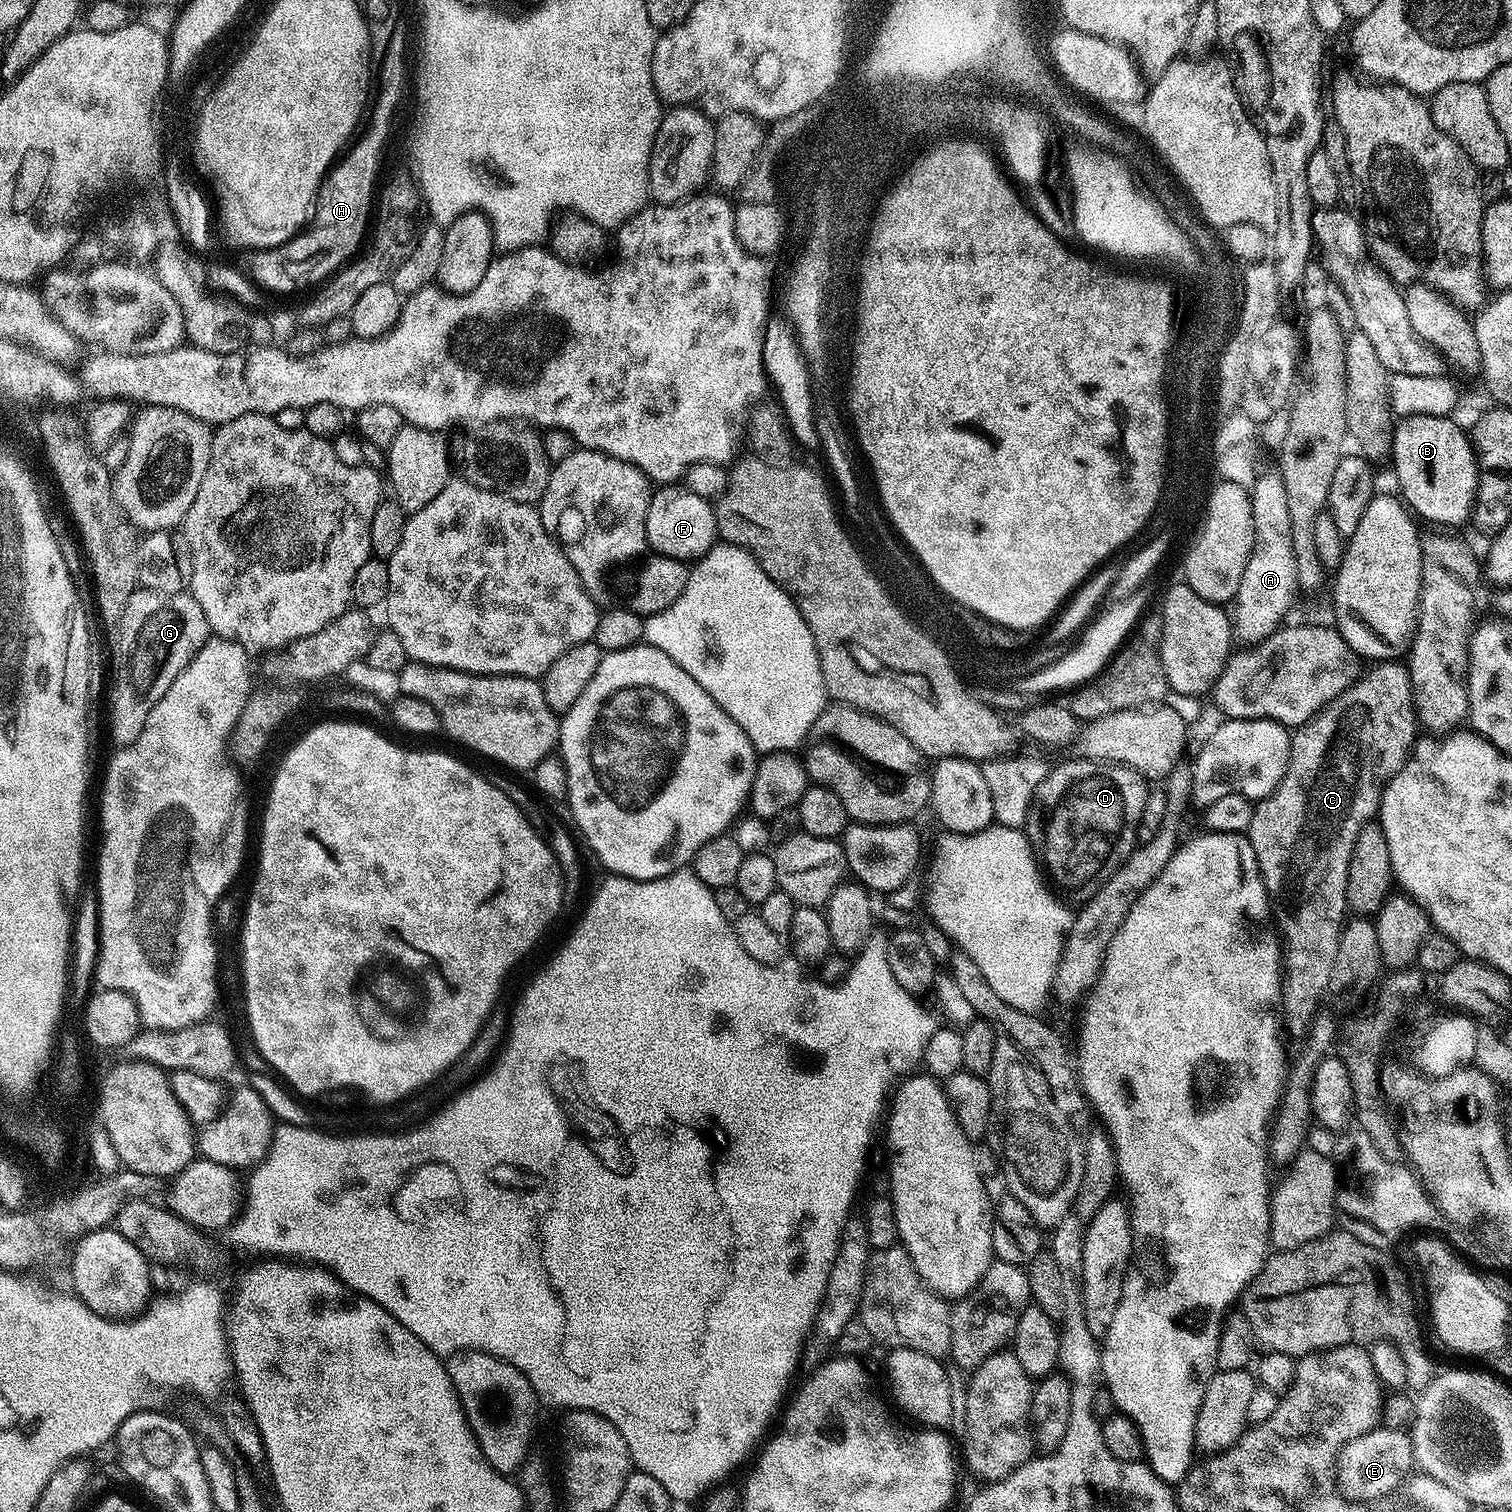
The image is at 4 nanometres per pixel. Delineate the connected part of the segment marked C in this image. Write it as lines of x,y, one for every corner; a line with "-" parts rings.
1380,662
1372,669
1365,671
1360,679
1352,687
1345,690
1337,700
1327,704
1313,720
1307,724
1301,724
1299,728
1291,733
1292,745
1290,746
1290,758
1286,766
1286,774
1282,782
1269,796
1256,804
1254,818
1250,818
1250,826
1247,837
1252,843
1252,849
1256,855
1256,861
1260,867
1260,877
1264,880
1264,888
1268,891
1268,899
1272,909
1272,919
1279,935
1282,937
1282,979
1284,981
1284,1003
1282,1005
1282,1016
1286,1021
1286,1028
1296,1035
1303,1037
1317,1009
1321,1007
1324,992
1329,991
1328,983
1334,970
1334,954
1338,954
1338,942
1340,941
1340,930
1345,923
1346,909
1348,908
1348,867
1350,866
1350,854
1354,850
1354,842
1358,834
1364,829
1380,811
1380,795
1384,793
1384,787
1388,785
1388,779
1404,765
1408,759
1408,753
1412,751
1412,745
1418,739
1418,721
1416,709
1412,707
1412,684
1408,681
1408,670
1400,662

